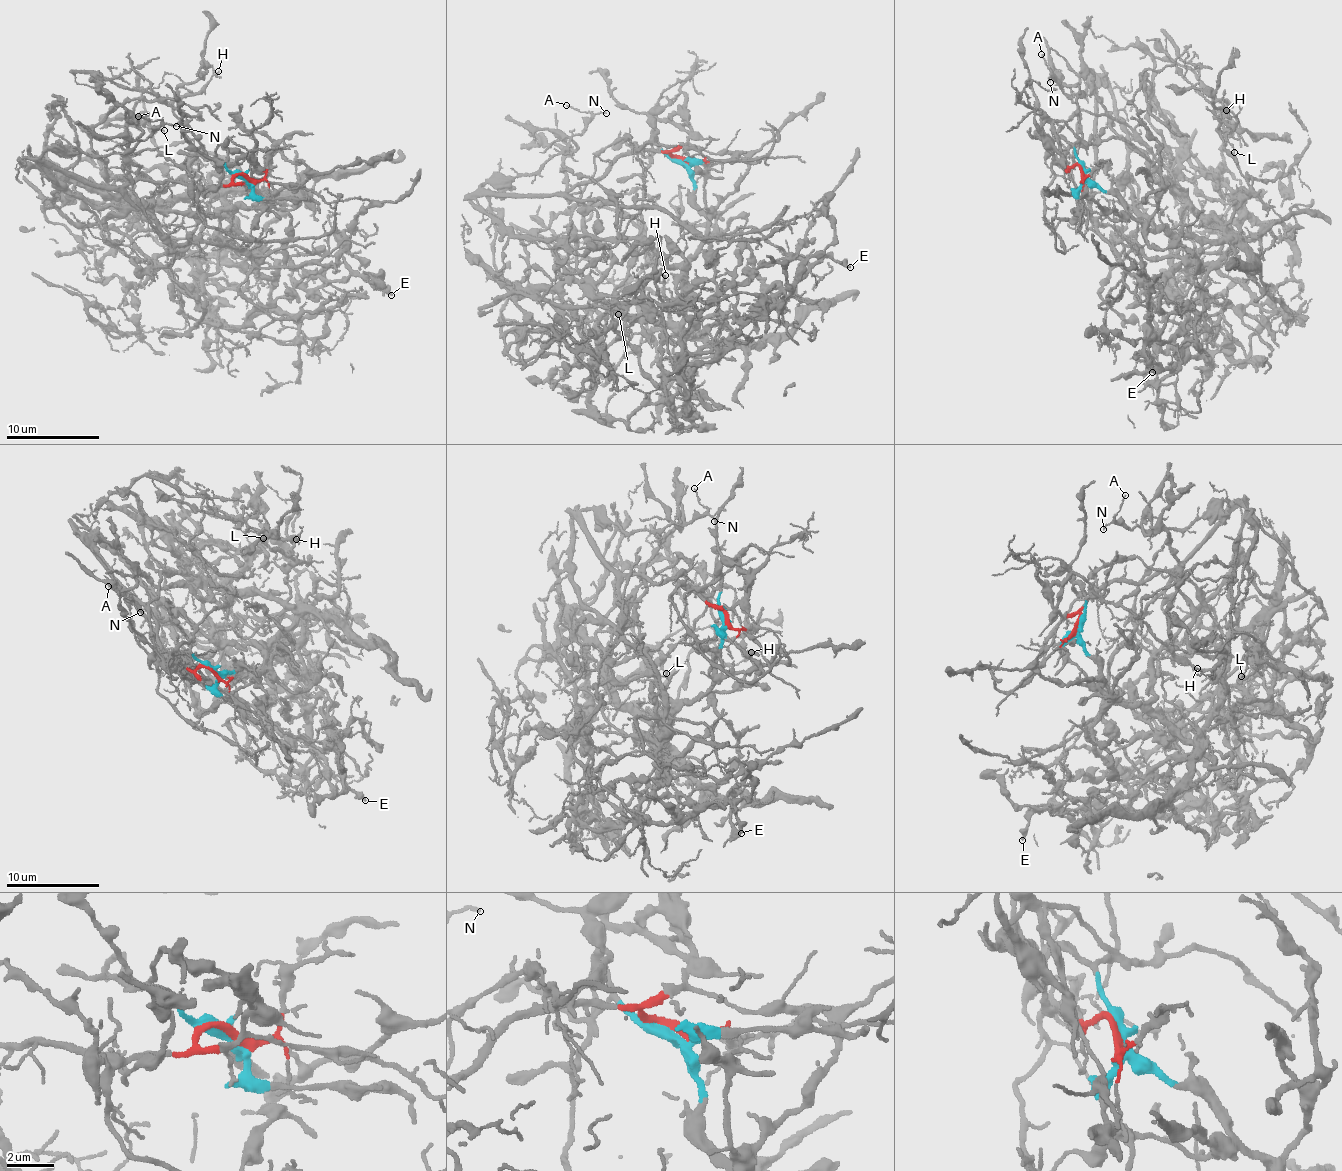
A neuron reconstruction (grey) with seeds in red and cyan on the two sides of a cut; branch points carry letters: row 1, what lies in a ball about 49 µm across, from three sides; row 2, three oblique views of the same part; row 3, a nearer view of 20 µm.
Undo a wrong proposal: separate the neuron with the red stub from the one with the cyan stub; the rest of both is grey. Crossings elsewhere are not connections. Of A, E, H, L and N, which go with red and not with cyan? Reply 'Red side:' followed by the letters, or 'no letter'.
Red side: A, N

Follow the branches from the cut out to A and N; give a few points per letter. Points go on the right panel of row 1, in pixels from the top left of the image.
A: (1081, 172), (1062, 154), (1096, 138), (1091, 74), (1086, 95), (1070, 95), (1041, 54)
N: (1081, 172), (1062, 154), (1096, 138), (1092, 76), (1080, 98), (1048, 76), (1049, 81)

